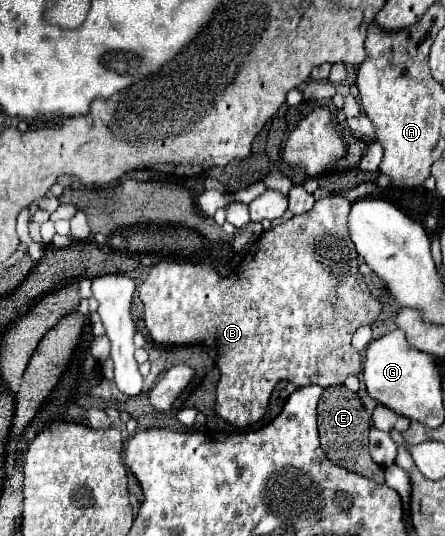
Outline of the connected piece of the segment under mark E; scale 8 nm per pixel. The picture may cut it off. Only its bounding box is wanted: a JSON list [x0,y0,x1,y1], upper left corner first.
[317,385,383,483]

